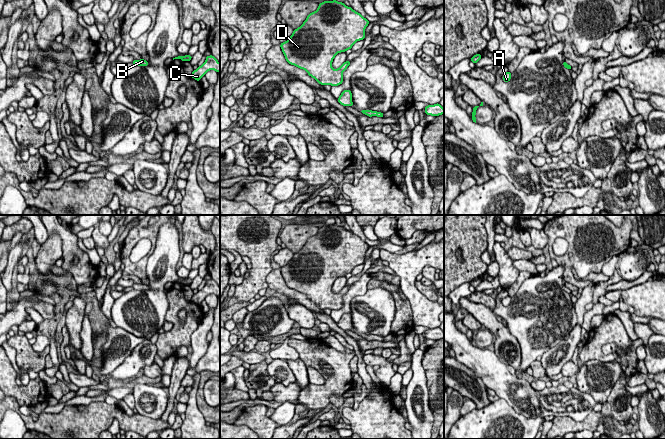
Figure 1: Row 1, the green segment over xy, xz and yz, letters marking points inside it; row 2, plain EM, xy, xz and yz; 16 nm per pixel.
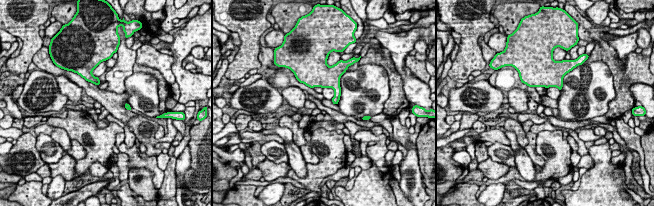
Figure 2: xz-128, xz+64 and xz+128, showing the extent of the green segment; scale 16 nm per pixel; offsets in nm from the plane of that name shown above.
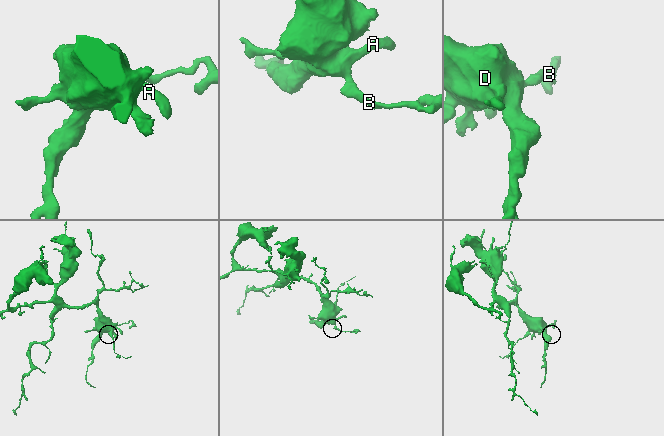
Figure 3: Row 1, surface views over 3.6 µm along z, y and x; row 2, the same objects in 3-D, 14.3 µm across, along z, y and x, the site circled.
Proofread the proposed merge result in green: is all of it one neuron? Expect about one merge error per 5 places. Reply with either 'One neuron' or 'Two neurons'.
One neuron

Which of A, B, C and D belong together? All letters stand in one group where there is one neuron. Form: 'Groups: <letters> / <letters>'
Groups: A B C D

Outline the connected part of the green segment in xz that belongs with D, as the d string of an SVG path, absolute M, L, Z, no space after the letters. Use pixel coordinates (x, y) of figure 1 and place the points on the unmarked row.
M336 224L324 225L319 228L316 235L308 238L303 248L294 253L290 262L281 267L280 271L285 280L287 287L294 289L300 293L305 294L309 300L314 302L320 309L338 310L343 307L343 296L350 289L351 285L344 286L338 293L332 292L332 286L338 277L346 276L360 264L365 262L365 253L370 246L364 242L360 237L346 230L342 226Z

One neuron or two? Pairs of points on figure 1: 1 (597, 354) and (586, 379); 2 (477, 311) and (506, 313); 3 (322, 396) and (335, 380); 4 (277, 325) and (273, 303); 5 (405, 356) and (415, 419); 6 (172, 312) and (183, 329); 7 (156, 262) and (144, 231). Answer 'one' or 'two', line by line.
1: two
2: two
3: one
4: one
5: two
6: one
7: two

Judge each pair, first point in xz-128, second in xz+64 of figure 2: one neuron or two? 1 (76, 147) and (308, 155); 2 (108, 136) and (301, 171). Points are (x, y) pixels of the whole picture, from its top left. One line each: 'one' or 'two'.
1: one
2: two

